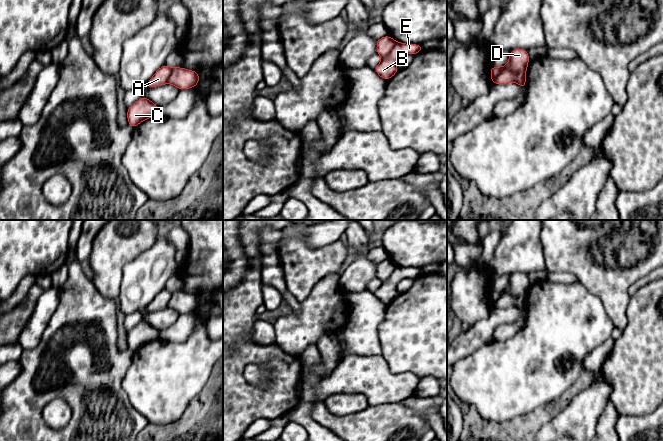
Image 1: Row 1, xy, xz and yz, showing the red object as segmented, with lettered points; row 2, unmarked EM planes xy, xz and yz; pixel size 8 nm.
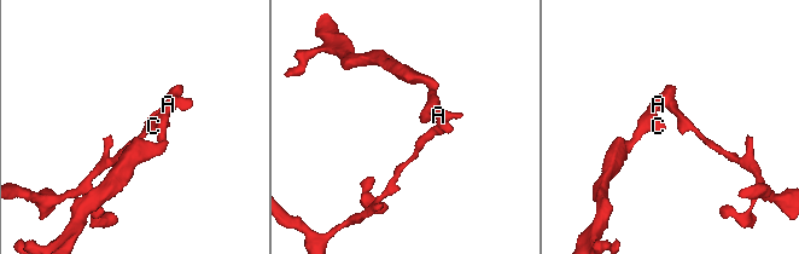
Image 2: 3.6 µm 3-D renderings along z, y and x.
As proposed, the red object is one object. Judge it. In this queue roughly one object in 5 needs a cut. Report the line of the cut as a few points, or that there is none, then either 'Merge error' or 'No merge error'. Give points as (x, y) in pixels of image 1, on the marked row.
Split along yz (525, 71), (518, 72), (502, 69), (493, 83). Merge error

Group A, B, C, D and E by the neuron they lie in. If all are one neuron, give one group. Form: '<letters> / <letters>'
A C D / B E

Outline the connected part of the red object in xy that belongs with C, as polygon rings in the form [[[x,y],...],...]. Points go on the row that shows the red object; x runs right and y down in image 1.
[[[142,96],[127,109],[128,126],[135,128],[141,122],[158,116],[159,106]]]

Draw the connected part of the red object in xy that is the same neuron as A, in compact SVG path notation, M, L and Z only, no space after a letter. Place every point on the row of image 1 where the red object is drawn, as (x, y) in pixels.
M167 64L162 65L151 77L151 79L145 84L145 87L150 89L167 84L168 78L172 73L172 69L173 68L171 68Z

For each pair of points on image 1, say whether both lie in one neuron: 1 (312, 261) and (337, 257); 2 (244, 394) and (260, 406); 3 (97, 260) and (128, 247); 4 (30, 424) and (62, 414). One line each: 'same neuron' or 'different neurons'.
1: same neuron
2: same neuron
3: same neuron
4: different neurons

